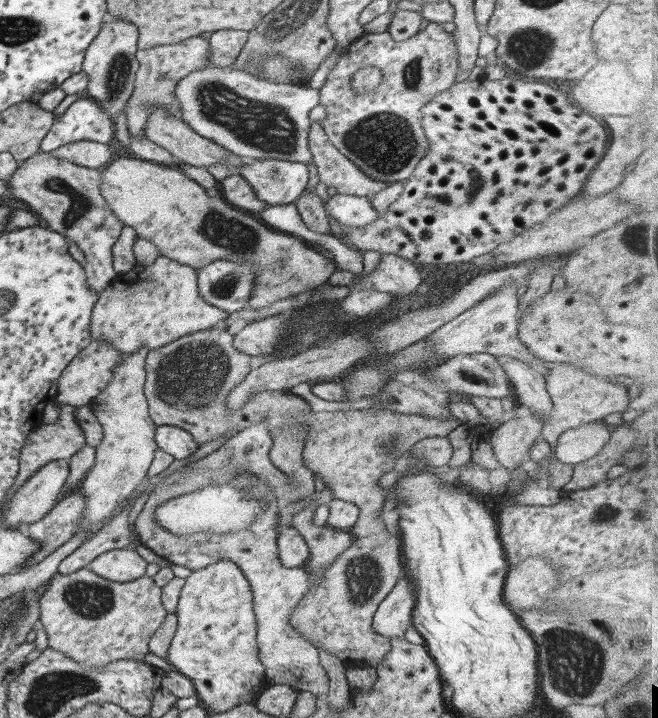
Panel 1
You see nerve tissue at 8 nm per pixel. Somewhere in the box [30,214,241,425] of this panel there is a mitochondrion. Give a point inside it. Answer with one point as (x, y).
(193, 377)

